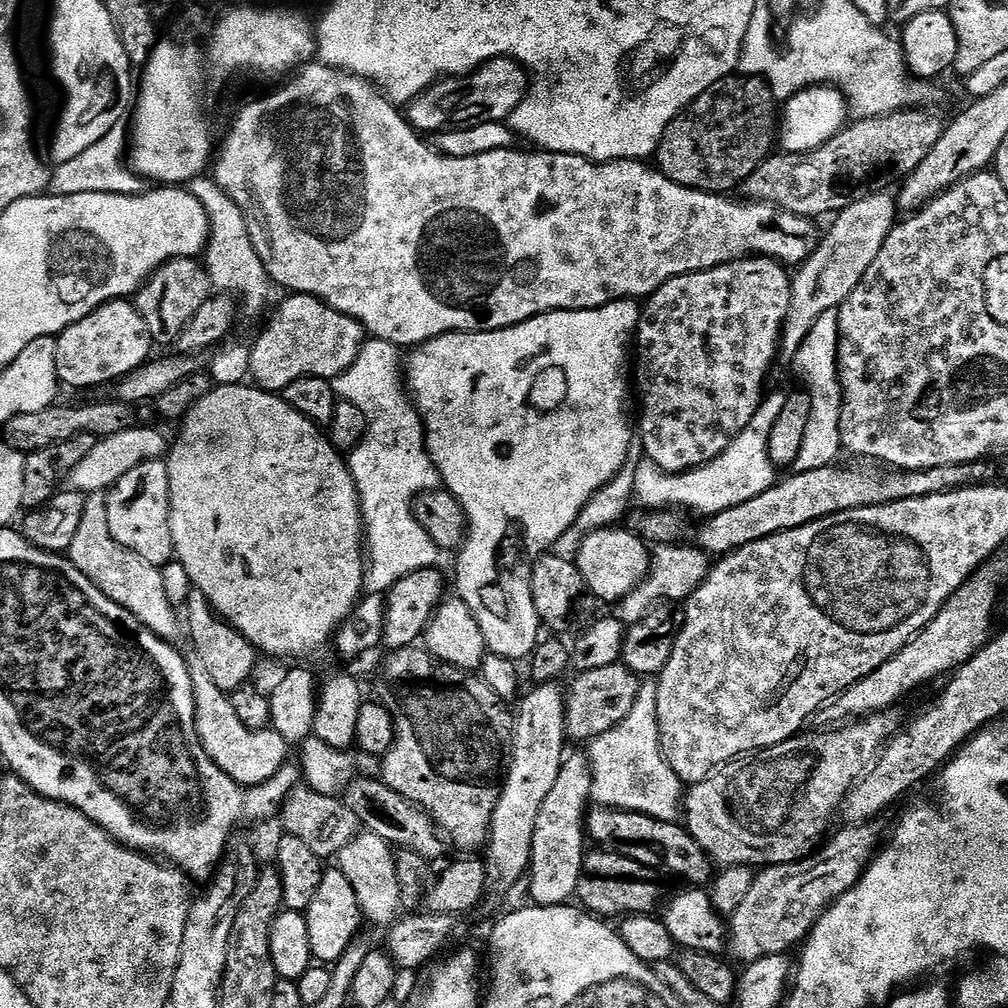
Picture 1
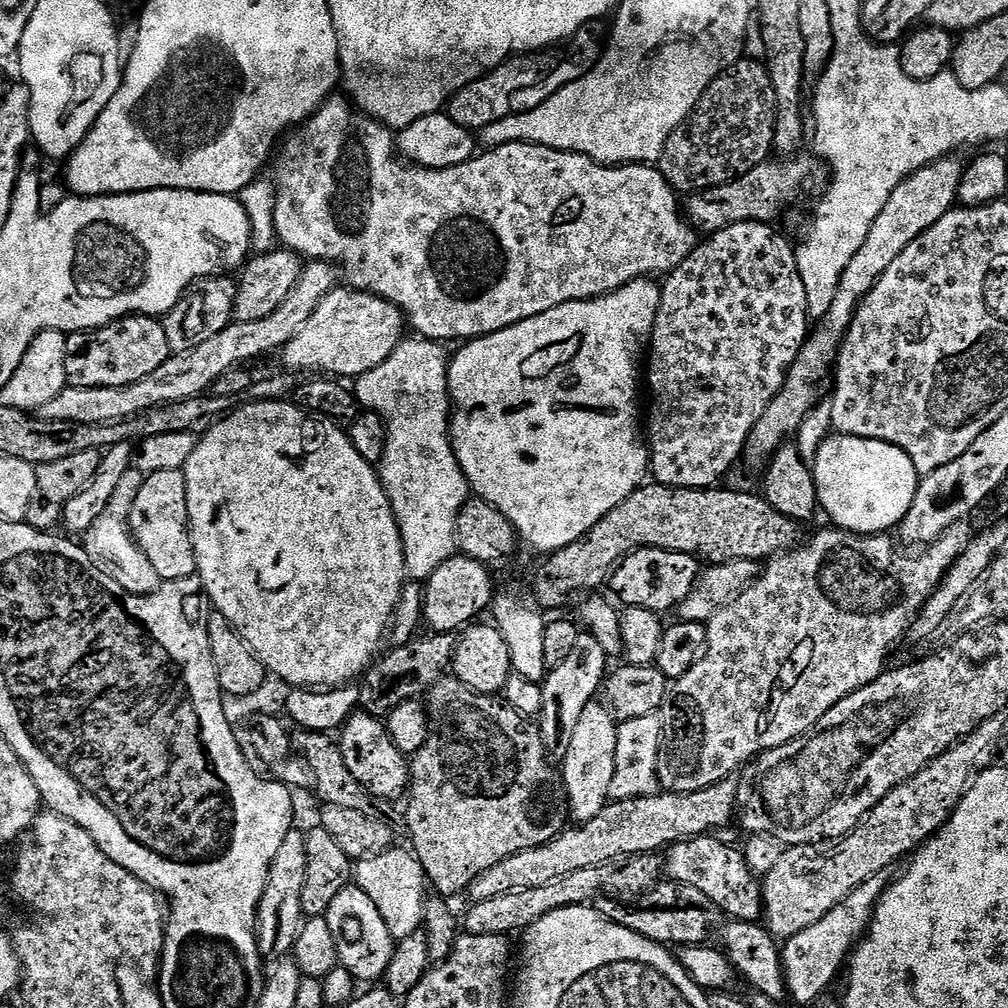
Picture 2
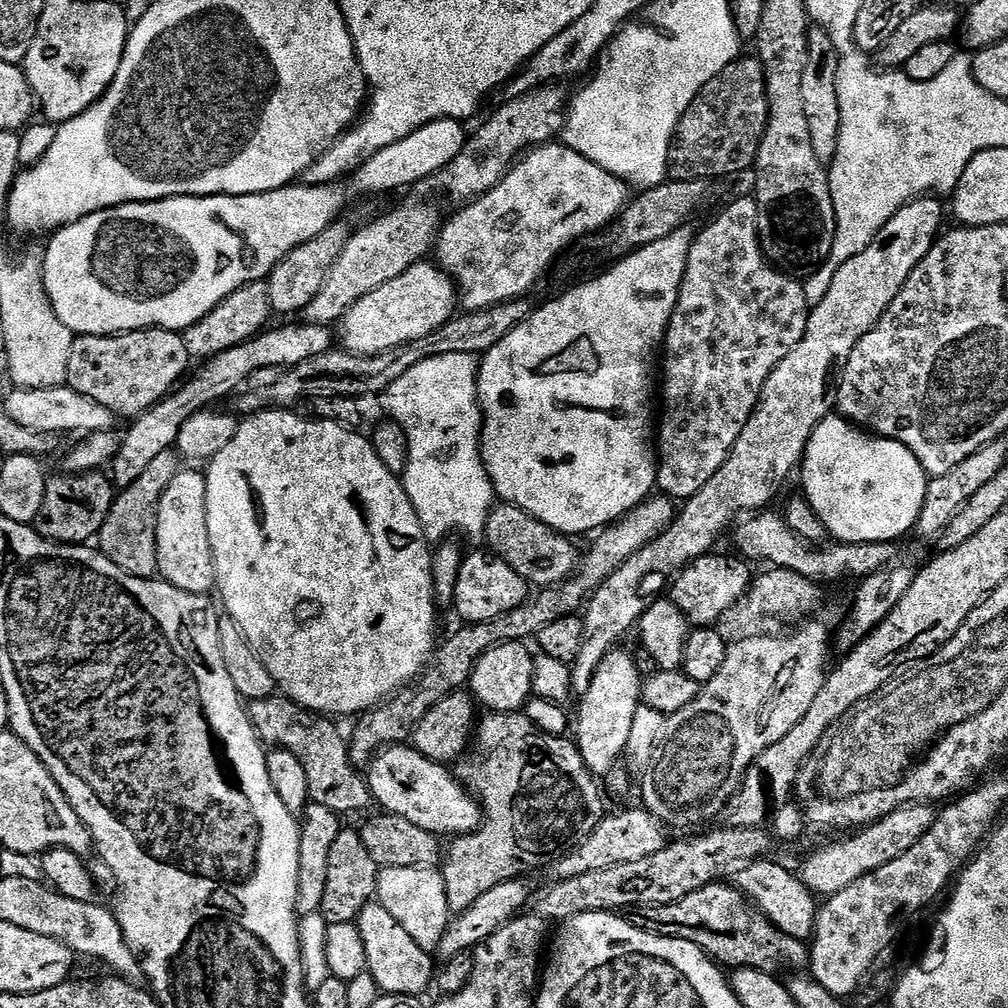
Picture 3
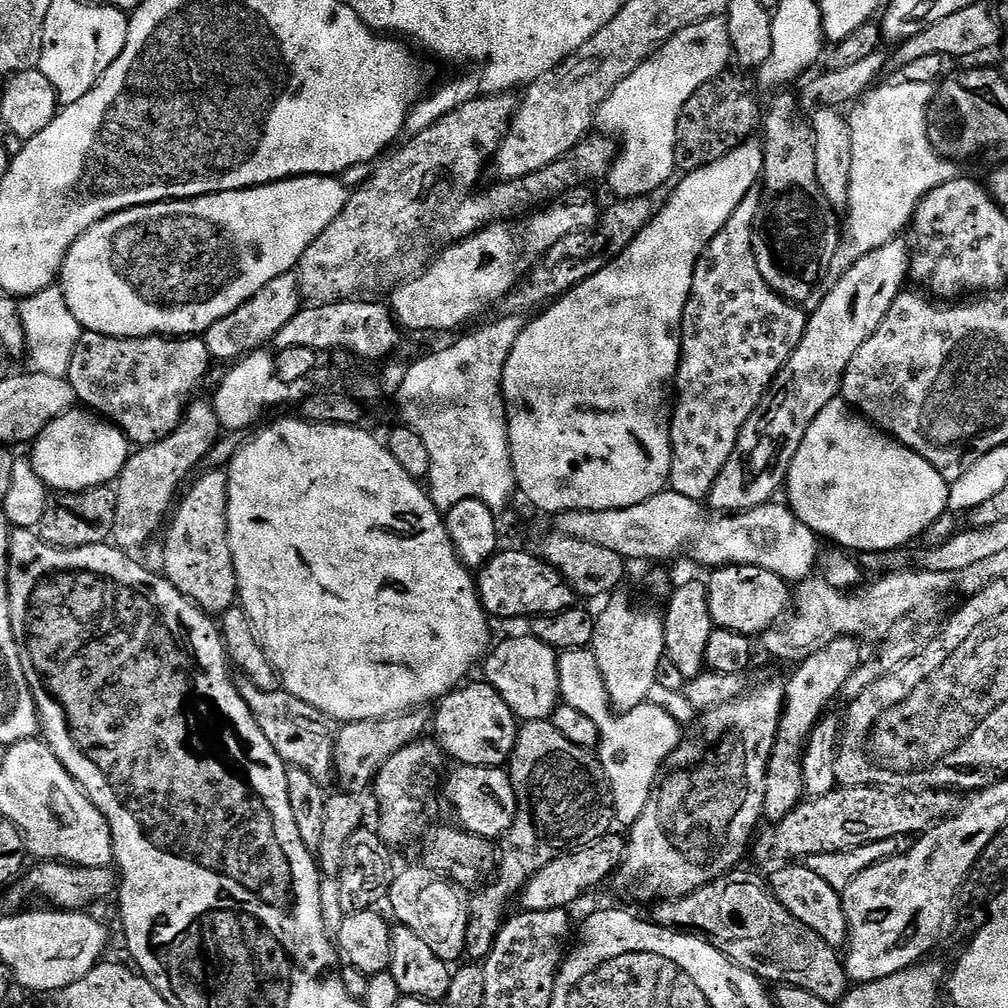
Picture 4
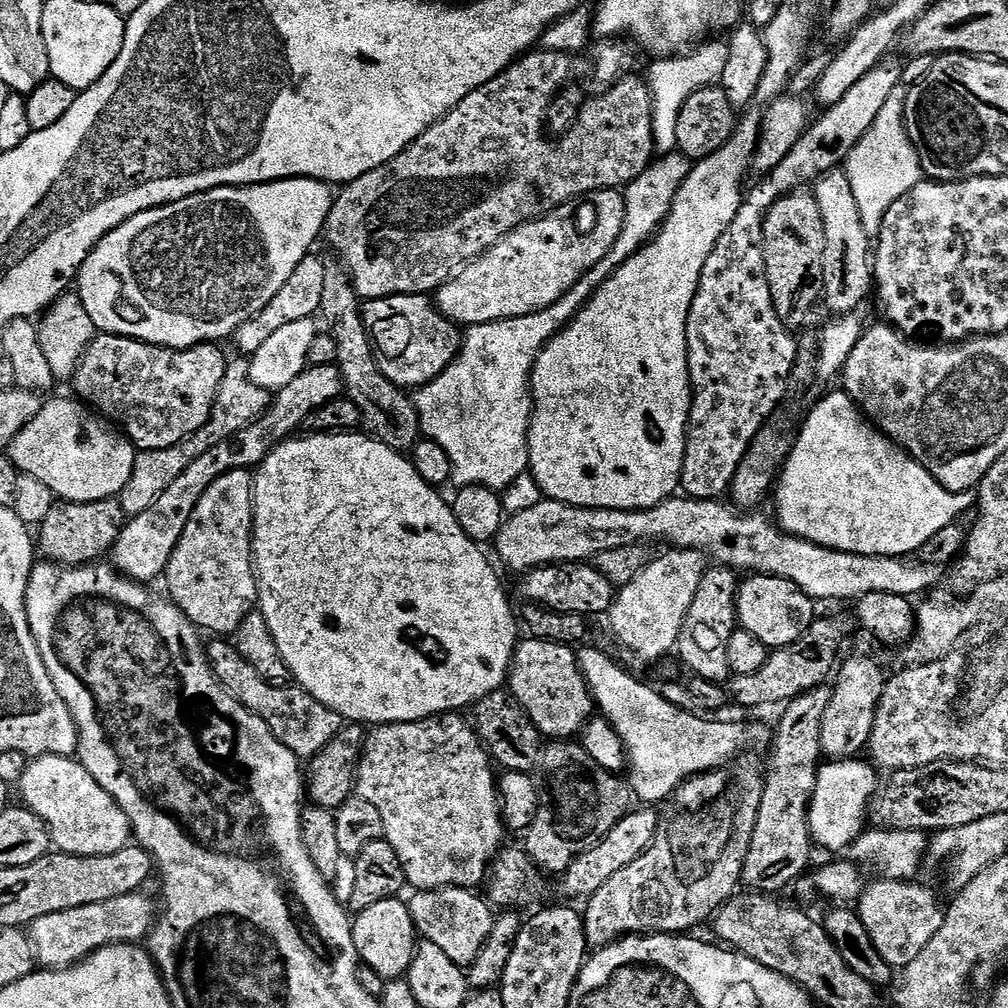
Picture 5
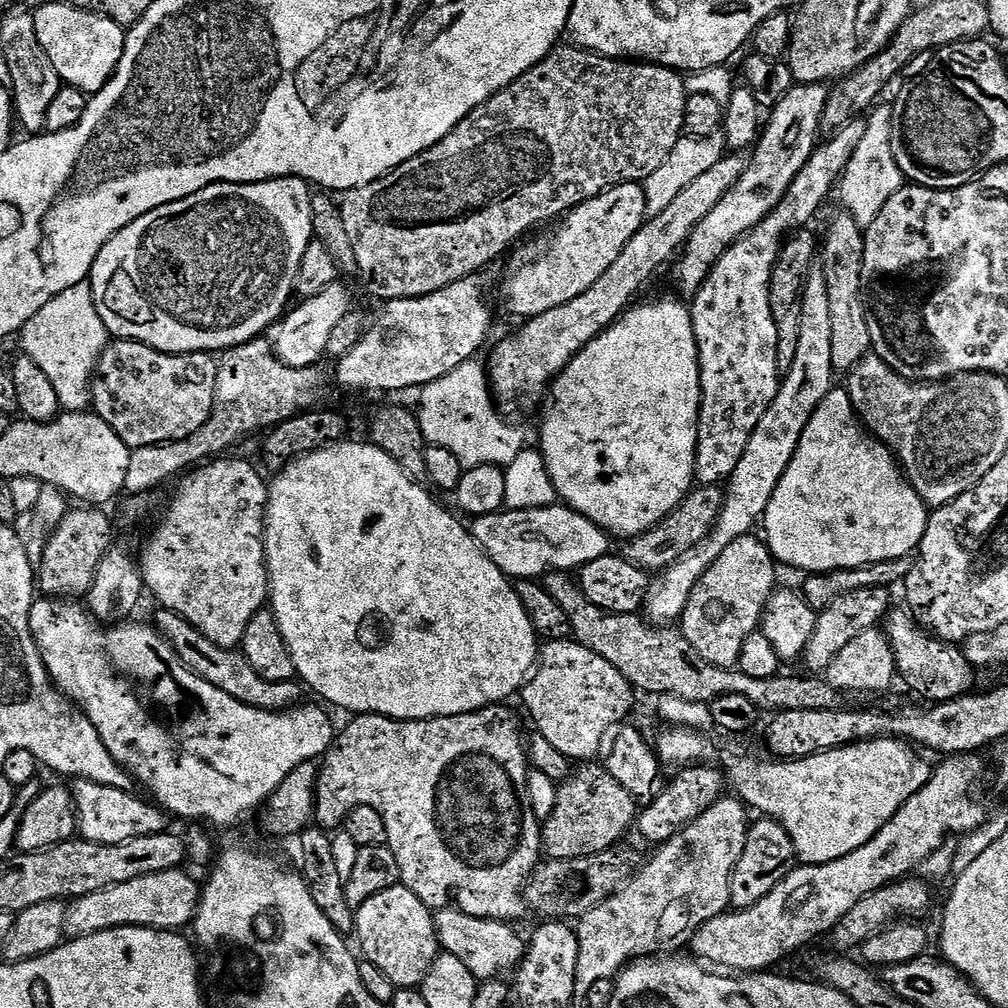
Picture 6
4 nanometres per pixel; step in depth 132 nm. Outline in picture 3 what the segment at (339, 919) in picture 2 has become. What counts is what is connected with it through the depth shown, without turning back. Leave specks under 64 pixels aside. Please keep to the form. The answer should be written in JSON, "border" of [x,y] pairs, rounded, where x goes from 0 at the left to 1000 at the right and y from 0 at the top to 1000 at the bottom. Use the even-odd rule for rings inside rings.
{"border":[[[375,895],[366,896],[365,899],[353,910],[352,919],[359,927],[359,935],[363,938],[363,962],[377,979],[378,985],[391,988],[416,989],[431,972],[429,952],[426,945]]]}

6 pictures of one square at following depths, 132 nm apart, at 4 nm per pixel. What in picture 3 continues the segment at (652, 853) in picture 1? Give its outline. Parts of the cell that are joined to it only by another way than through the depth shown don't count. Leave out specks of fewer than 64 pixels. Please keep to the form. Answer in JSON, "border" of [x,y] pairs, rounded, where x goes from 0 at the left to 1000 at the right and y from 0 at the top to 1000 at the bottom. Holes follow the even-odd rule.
{"border":[[[766,851],[743,853],[728,865],[729,880],[733,881],[745,896],[749,897],[757,909],[772,923],[784,927],[784,931],[801,934],[810,924],[810,910],[812,908],[811,890],[799,879],[797,873],[789,864],[769,857]]]}

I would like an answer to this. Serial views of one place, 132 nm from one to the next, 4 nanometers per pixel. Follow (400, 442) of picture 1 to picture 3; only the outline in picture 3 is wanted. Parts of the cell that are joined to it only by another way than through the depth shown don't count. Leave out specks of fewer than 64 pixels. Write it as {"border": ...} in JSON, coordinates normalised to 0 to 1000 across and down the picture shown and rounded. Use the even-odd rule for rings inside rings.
{"border":[[[435,351],[435,355],[423,355],[423,359],[415,359],[415,363],[407,363],[407,367],[403,367],[403,371],[399,371],[399,375],[395,375],[395,379],[391,379],[379,390],[379,398],[381,397],[381,405],[384,416],[390,417],[395,423],[399,423],[399,427],[403,431],[403,438],[405,439],[405,457],[399,473],[399,479],[403,490],[407,494],[407,498],[411,502],[411,506],[415,510],[415,518],[421,527],[421,535],[426,538],[440,538],[445,535],[447,528],[461,528],[464,532],[479,533],[480,522],[484,517],[484,510],[490,503],[490,489],[488,487],[488,479],[484,473],[484,467],[480,464],[478,452],[476,450],[476,427],[480,424],[480,413],[476,410],[476,392],[474,391],[474,371],[476,370],[476,362],[473,354],[466,351]]]}

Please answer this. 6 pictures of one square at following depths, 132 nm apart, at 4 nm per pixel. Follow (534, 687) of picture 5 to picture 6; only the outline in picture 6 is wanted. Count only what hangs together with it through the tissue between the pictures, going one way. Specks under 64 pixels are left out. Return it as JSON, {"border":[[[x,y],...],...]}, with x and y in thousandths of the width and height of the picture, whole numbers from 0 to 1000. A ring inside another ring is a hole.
{"border":[[[546,635],[535,644],[534,658],[518,684],[520,702],[526,713],[532,717],[531,725],[550,744],[567,756],[587,756],[595,746],[595,737],[623,710],[627,702],[629,684],[625,676],[616,667],[609,665],[601,653],[593,653],[589,645],[581,645],[572,635]]]}

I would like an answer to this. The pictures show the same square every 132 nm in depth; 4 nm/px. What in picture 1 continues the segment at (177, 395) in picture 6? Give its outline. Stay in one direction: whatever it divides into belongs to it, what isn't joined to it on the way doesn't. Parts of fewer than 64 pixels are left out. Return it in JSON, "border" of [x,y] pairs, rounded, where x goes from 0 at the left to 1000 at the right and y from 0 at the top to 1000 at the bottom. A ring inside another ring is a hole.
{"border":[[[126,297],[111,298],[93,308],[85,315],[70,321],[64,329],[55,334],[57,339],[57,375],[61,382],[68,381],[71,385],[99,385],[102,381],[114,382],[124,376],[130,369],[136,369],[143,361],[148,360],[152,352],[153,338],[141,312],[137,312],[134,301]]]}

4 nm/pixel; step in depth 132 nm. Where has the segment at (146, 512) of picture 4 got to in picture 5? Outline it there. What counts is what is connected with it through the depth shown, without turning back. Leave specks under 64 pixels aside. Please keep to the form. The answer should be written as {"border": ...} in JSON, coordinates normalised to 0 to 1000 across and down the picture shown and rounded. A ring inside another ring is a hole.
{"border":[[[241,356],[238,357],[232,358],[231,361],[229,358],[223,364],[222,374],[214,392],[214,401],[210,405],[204,423],[200,423],[191,433],[187,433],[168,444],[148,448],[136,447],[132,470],[117,491],[124,513],[130,514],[141,510],[141,506],[152,500],[161,490],[161,486],[165,486],[165,482],[169,482],[169,478],[173,478],[173,474],[177,474],[177,470],[181,470],[181,466],[185,466],[185,462],[192,458],[192,454],[204,450],[208,442],[216,442],[216,438],[228,435],[233,429],[255,417],[266,406],[267,386],[258,385],[251,377],[246,376],[245,360]]]}

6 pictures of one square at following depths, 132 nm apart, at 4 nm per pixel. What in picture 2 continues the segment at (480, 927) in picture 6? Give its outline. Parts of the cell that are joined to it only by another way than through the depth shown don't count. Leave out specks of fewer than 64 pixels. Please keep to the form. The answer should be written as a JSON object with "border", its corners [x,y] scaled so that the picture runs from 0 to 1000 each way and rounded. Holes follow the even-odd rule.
{"border":[[[390,839],[384,845],[374,849],[365,849],[361,853],[352,854],[351,857],[352,880],[358,881],[363,887],[363,891],[367,891],[367,895],[371,895],[371,899],[375,899],[375,907],[379,907],[389,932],[394,935],[403,932],[404,929],[412,925],[418,924],[419,918],[422,916],[423,887],[421,887],[421,884],[426,884],[427,881],[421,868],[421,860],[417,858],[417,852],[406,844],[404,840],[402,841]]]}

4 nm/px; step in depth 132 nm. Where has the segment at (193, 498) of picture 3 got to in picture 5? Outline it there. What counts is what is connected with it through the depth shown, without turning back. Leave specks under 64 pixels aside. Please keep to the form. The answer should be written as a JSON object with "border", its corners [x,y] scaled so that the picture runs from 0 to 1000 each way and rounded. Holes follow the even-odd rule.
{"border":[[[241,464],[228,466],[212,477],[200,490],[196,502],[192,502],[192,510],[188,510],[188,518],[185,518],[185,526],[181,526],[181,534],[177,534],[177,542],[167,559],[166,590],[170,598],[174,599],[181,609],[185,609],[187,616],[193,619],[195,624],[203,628],[210,627],[206,629],[213,629],[218,633],[229,632],[236,625],[240,613],[244,613],[244,609],[251,606],[254,599],[254,569],[250,565],[248,543],[251,475],[251,469]]]}

